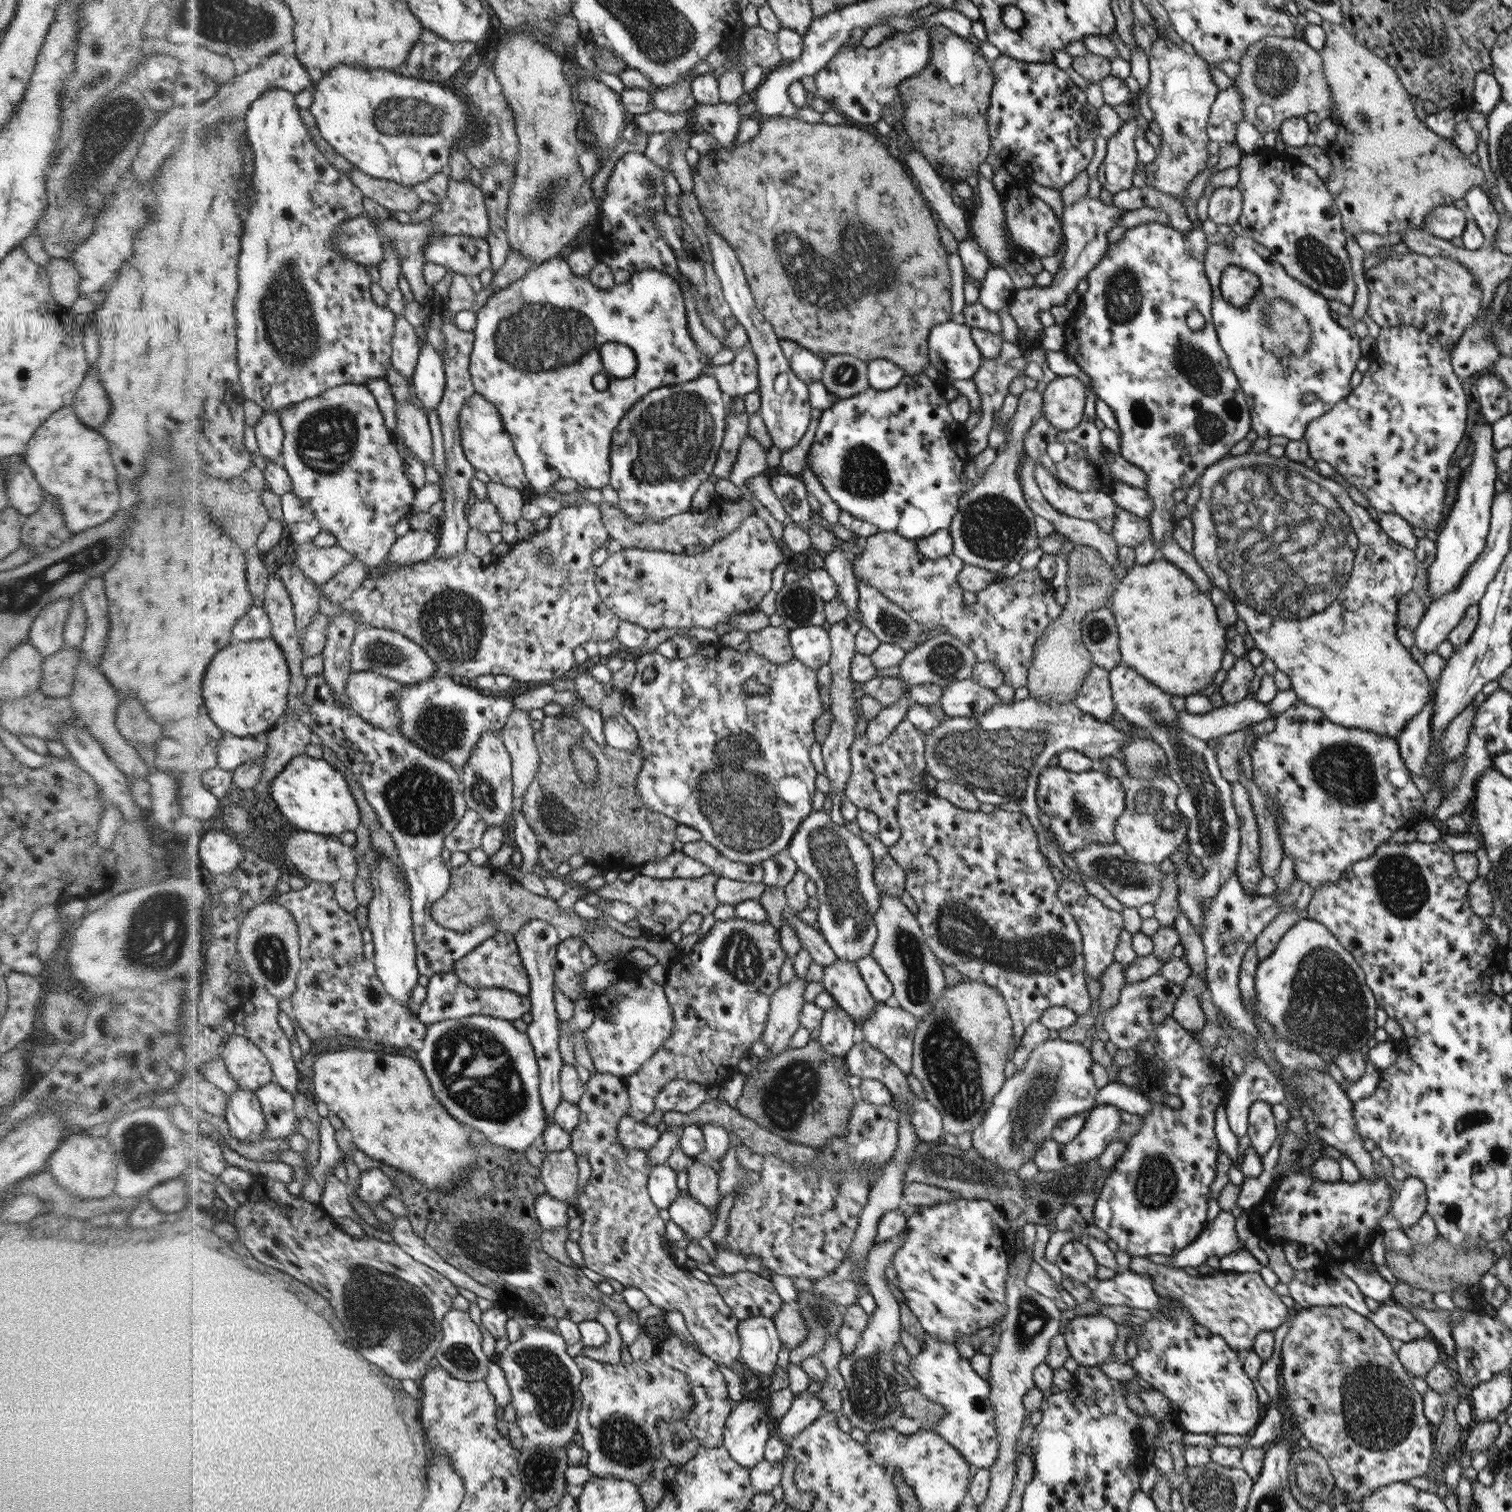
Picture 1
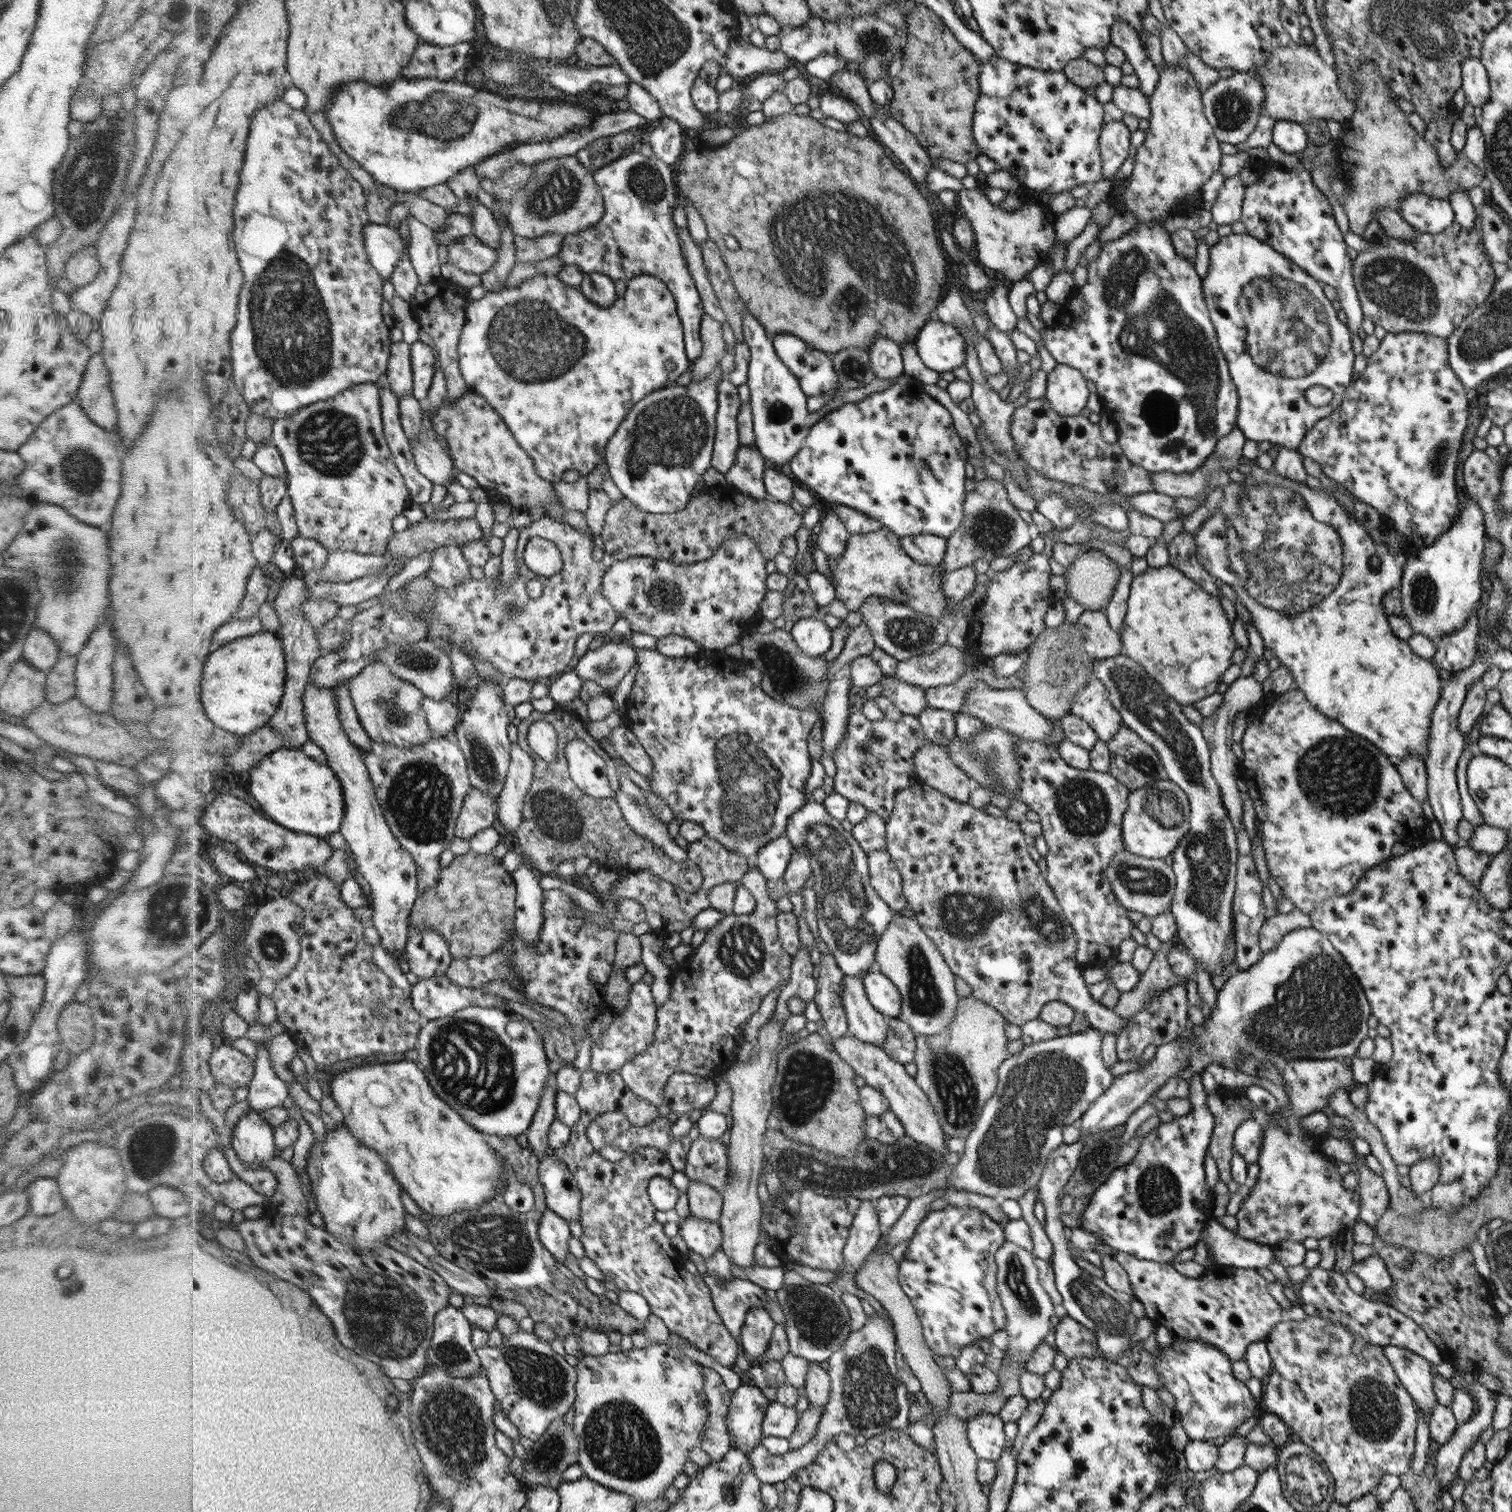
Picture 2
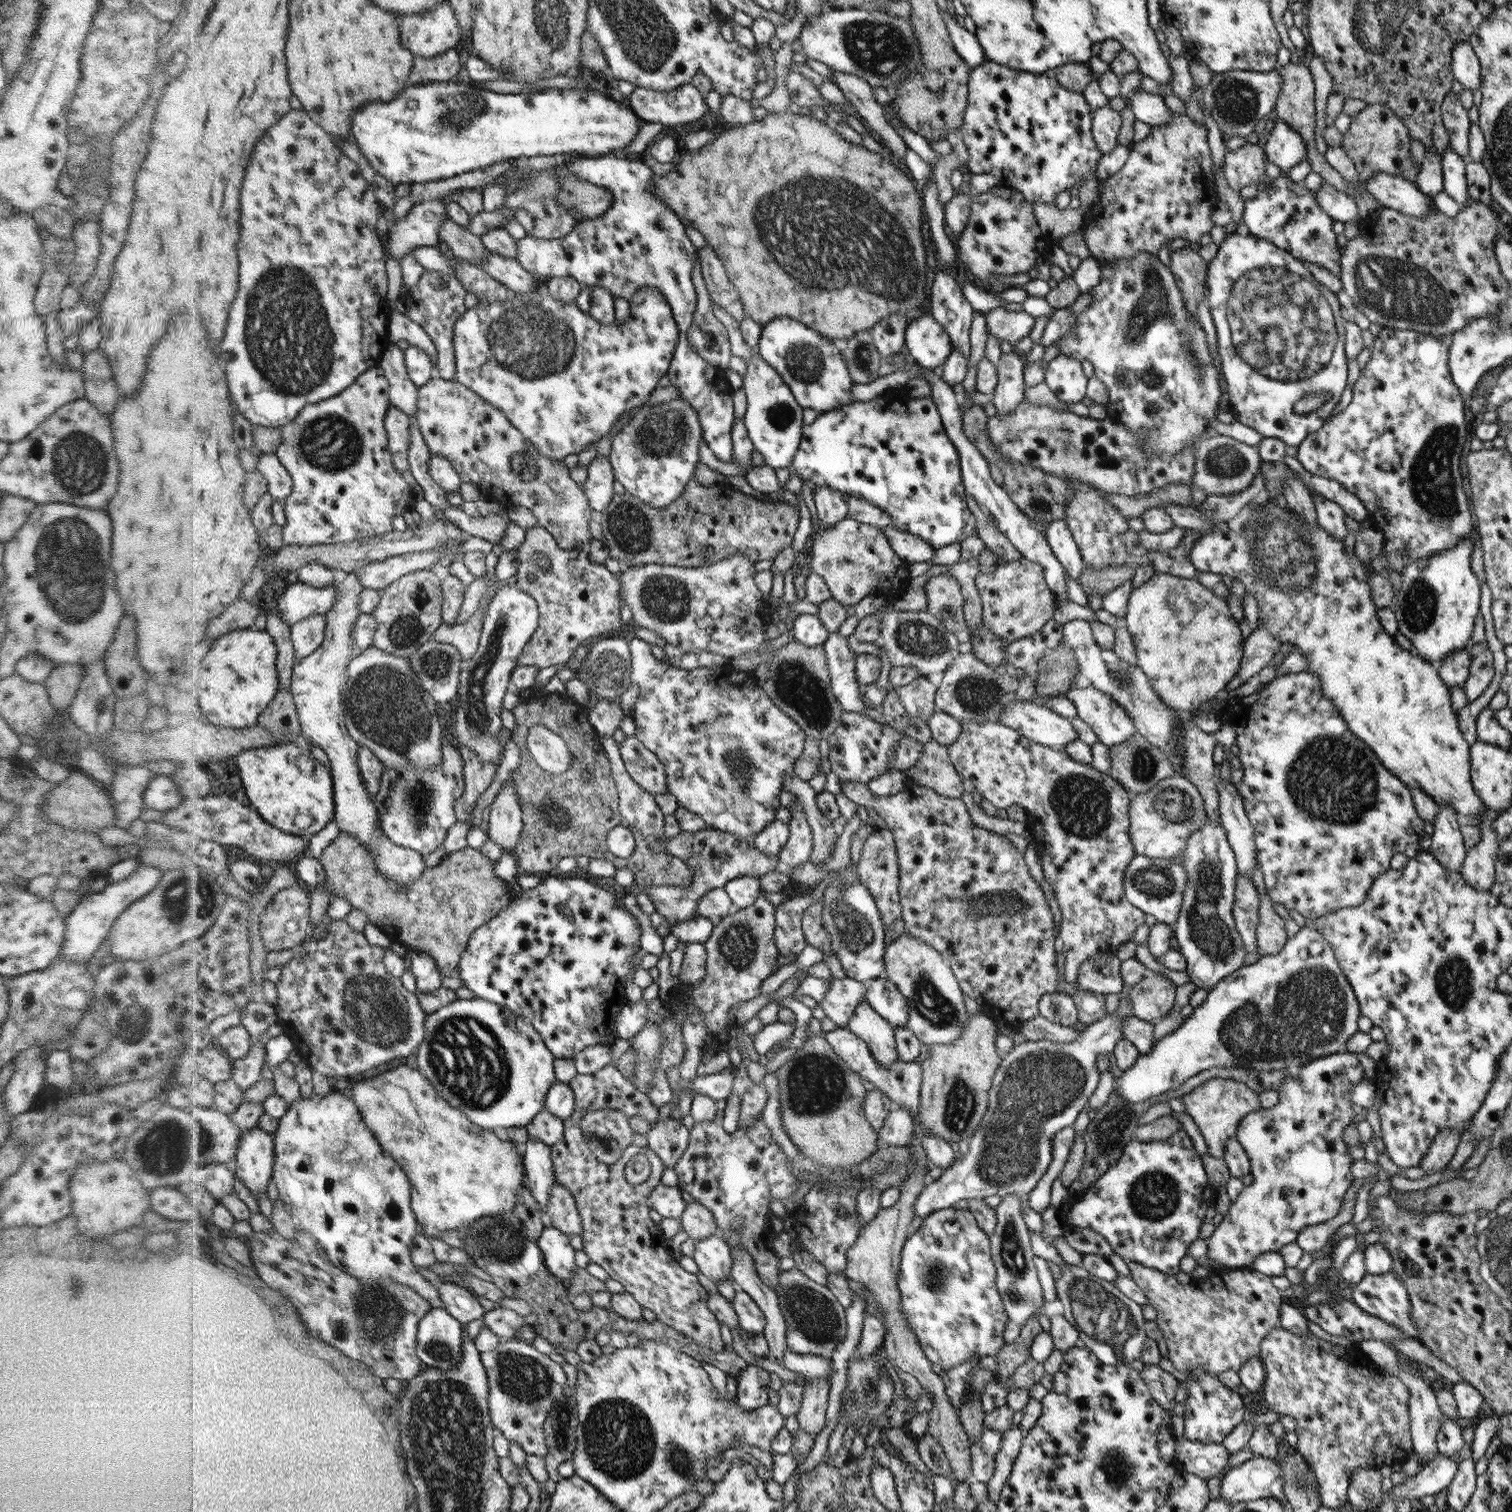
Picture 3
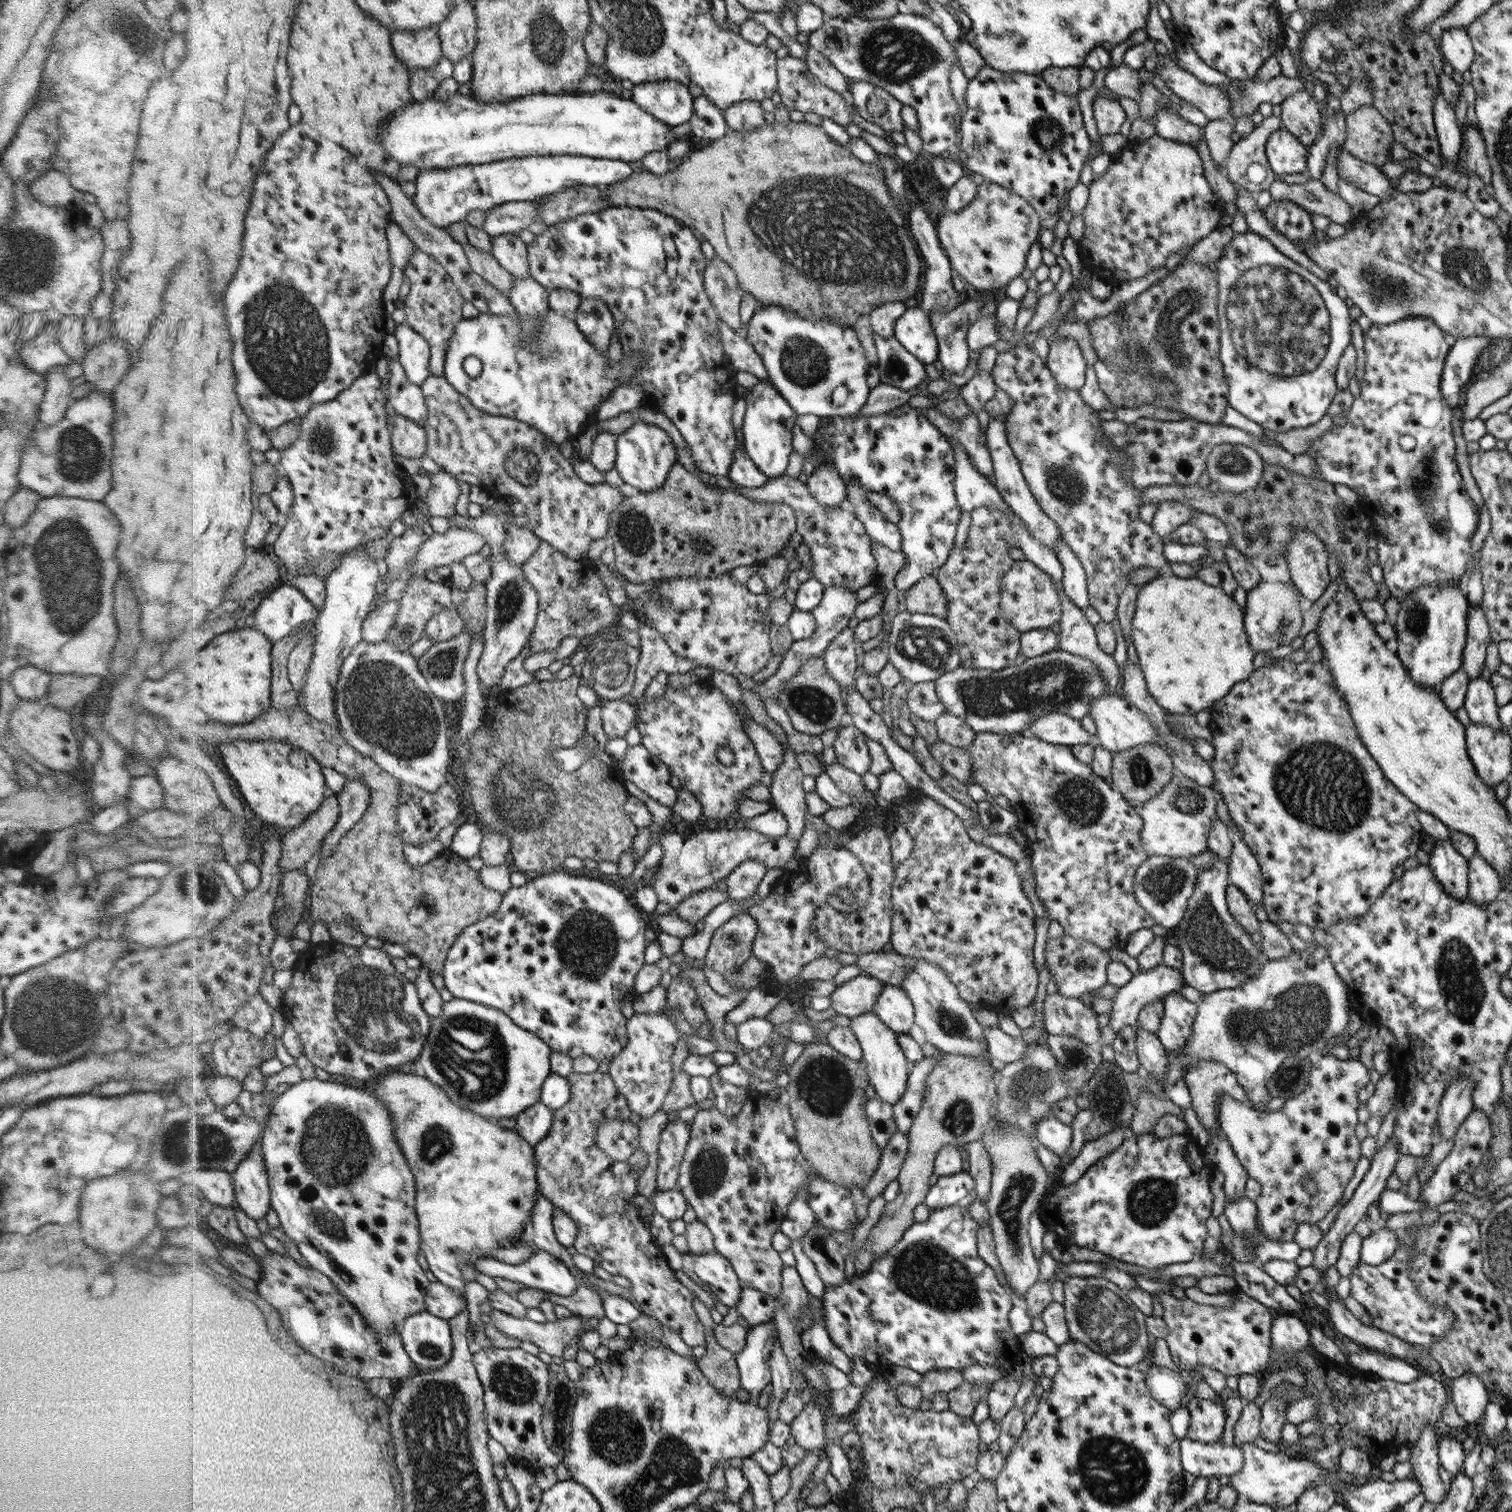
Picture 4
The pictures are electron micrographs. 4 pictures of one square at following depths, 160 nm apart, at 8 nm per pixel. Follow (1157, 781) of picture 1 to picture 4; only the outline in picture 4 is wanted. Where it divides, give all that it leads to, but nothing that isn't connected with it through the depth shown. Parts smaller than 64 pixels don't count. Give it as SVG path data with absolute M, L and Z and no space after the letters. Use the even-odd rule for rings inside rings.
M1174 774L1173 779L1164 786L1160 794L1136 806L1135 809L1140 818L1143 818L1142 841L1149 856L1188 859L1190 856L1210 850L1209 832L1217 818L1216 799L1210 787Z

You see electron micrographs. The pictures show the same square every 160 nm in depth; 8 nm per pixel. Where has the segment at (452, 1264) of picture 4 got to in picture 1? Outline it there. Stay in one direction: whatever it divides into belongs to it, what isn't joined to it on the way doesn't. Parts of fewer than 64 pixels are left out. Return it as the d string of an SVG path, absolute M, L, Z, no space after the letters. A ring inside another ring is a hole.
M352 1046L345 1047L344 1050L320 1048L313 1053L316 1056L315 1100L330 1105L332 1112L344 1120L355 1144L367 1155L398 1171L411 1174L430 1190L446 1188L450 1182L458 1182L458 1178L466 1174L466 1170L476 1162L474 1150L468 1144L468 1134L473 1131L454 1118L436 1098L431 1078L428 1078L419 1059L385 1052L376 1053Z

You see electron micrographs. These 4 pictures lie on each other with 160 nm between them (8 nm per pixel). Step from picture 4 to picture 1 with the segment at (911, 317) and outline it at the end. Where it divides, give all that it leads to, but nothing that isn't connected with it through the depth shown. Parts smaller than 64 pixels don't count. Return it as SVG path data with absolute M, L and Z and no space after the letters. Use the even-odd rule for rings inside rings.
M952 320L931 330L930 363L950 379L972 379L982 364L982 352L971 337L971 329Z

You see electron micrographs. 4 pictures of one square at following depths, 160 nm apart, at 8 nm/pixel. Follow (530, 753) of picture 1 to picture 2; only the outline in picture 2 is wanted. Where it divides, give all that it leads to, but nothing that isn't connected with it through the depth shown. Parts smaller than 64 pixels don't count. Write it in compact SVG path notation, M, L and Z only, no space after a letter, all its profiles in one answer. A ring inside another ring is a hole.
M512 743L511 770L497 801L494 802L501 828L506 832L517 832L523 819L525 800L534 774L534 761L520 745Z

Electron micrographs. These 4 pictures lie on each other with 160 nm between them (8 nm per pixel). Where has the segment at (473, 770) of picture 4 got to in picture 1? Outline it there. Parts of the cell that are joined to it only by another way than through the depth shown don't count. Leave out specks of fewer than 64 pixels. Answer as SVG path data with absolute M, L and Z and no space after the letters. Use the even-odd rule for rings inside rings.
M565 714L546 715L542 724L543 727L534 733L537 751L540 752L539 771L519 802L528 824L533 826L538 835L539 862L542 862L542 866L549 871L555 871L558 865L567 862L570 856L582 854L587 858L588 864L594 864L602 870L622 871L638 862L645 864L666 858L674 850L672 842L677 838L678 823L664 813L644 806L639 800L641 796L635 787L637 783L635 780L643 765L640 744L632 753L619 751L608 744L594 751L592 738L588 736L588 732L580 730L574 717L566 718ZM572 745L582 745L594 753L597 760L597 778L592 785L585 784L577 775L577 768L571 759Z

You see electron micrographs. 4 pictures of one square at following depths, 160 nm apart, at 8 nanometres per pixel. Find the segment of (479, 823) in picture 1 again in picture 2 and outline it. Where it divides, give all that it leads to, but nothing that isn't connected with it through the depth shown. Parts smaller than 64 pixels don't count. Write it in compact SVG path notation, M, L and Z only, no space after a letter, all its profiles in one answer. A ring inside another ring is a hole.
M471 787L455 824L455 836L469 840L477 832L492 827L497 817L497 808L491 794Z

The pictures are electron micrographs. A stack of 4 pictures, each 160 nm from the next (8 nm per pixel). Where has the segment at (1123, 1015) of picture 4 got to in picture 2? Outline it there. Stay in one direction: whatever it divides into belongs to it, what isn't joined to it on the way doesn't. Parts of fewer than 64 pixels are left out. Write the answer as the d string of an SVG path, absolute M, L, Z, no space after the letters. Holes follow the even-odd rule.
M1090 1027L1085 1032L1071 1033L1069 1036L1024 1045L1020 1052L1007 1058L1003 1065L999 1066L999 1086L987 1101L978 1124L966 1137L962 1160L954 1166L947 1185L913 1198L904 1214L885 1230L885 1247L892 1250L899 1242L910 1240L923 1222L923 1218L932 1211L930 1204L943 1192L963 1190L1002 1201L1007 1198L1018 1200L1031 1188L1037 1188L1045 1172L1044 1167L1047 1166L1049 1154L1064 1143L1063 1129L1076 1122L1078 1118L1082 1119L1083 1114L1102 1096L1102 1092L1106 1092L1106 1088L1115 1081L1112 1072L1104 1068L1100 1056L1103 1036L1102 1031Z

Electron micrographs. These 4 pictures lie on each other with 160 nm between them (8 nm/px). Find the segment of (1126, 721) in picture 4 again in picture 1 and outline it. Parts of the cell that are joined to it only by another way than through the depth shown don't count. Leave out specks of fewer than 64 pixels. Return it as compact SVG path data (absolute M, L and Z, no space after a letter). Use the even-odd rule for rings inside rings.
M1093 665L1078 692L1073 703L1080 710L1091 714L1100 722L1111 722L1116 712L1109 671L1104 670L1104 667Z

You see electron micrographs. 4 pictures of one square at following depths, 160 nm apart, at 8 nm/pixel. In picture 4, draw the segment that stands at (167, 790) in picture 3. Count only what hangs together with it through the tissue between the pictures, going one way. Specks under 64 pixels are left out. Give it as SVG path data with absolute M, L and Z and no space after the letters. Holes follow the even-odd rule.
M156 774L134 777L131 782L129 800L144 810L157 809L164 804L163 786Z

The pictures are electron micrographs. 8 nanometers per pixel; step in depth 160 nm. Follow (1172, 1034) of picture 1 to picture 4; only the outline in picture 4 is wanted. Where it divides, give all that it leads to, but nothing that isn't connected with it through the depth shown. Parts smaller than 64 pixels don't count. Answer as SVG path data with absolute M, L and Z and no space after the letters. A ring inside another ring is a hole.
M1152 1132L1138 1135L1130 1133L1116 1150L1092 1164L1074 1184L1065 1185L1059 1181L1055 1183L1051 1192L1047 1193L1040 1202L1037 1213L1044 1224L1055 1228L1056 1236L1064 1246L1070 1244L1083 1246L1090 1248L1090 1250L1096 1250L1096 1252L1102 1252L1114 1260L1120 1260L1126 1264L1136 1264L1136 1266L1142 1266L1142 1268L1152 1271L1168 1266L1168 1264L1190 1262L1196 1256L1201 1256L1204 1246L1208 1246L1209 1234L1206 1222L1208 1222L1208 1218L1212 1218L1212 1214L1216 1214L1216 1190L1212 1190L1213 1170L1212 1162L1208 1162L1208 1154L1204 1154L1204 1146L1200 1146L1200 1142L1190 1136L1189 1132L1164 1138L1157 1137Z

